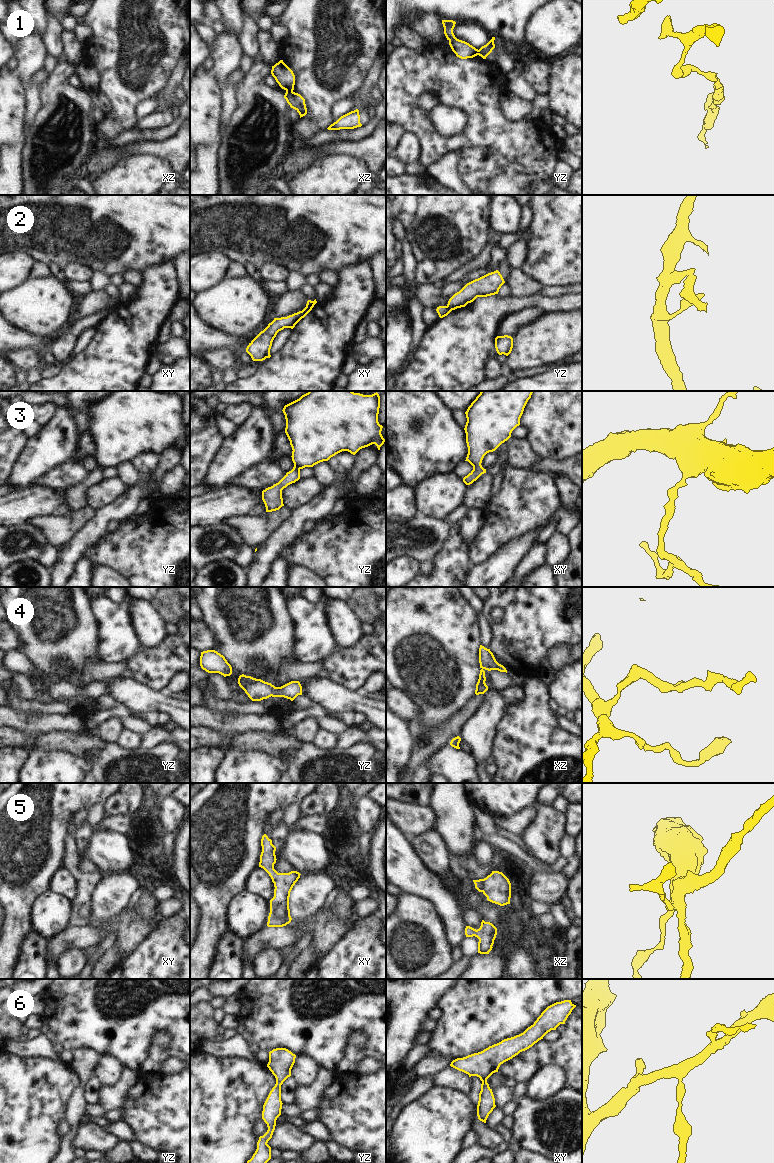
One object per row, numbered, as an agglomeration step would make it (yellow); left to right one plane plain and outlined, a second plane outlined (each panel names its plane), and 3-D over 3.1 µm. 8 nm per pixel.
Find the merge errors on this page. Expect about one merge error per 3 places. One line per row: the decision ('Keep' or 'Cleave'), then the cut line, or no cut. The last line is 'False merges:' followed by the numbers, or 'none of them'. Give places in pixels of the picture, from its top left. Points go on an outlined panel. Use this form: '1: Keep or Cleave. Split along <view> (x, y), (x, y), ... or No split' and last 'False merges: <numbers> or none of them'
1: Cleave. Split along xz (286, 90), (292, 91)
2: Cleave. Split along xy (306, 306), (312, 307)
3: Keep. No split
4: Keep. No split
5: Keep. No split
6: Keep. No split
False merges: 1, 2.

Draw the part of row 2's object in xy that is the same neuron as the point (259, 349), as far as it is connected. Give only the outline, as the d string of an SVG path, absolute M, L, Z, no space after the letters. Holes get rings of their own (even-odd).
M305 307L302 311L287 317L274 318L274 320L247 346L246 352L251 356L252 360L263 361L266 358L270 358L270 349L277 333L284 328L293 329L295 325L312 310L312 308Z

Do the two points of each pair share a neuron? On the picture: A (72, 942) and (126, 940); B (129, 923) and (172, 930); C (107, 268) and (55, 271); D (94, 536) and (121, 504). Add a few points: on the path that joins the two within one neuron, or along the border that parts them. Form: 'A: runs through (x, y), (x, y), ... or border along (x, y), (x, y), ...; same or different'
A: runs through (85, 938), (97, 934), (104, 929), (113, 929); same
B: border along (159, 923), (159, 926), (141, 945); different
C: border along (48, 264), (54, 263), (62, 270); different
D: runs through (96, 528), (113, 512); same

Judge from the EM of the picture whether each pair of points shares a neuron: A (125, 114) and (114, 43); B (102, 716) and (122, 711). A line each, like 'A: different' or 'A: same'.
A: same
B: same

